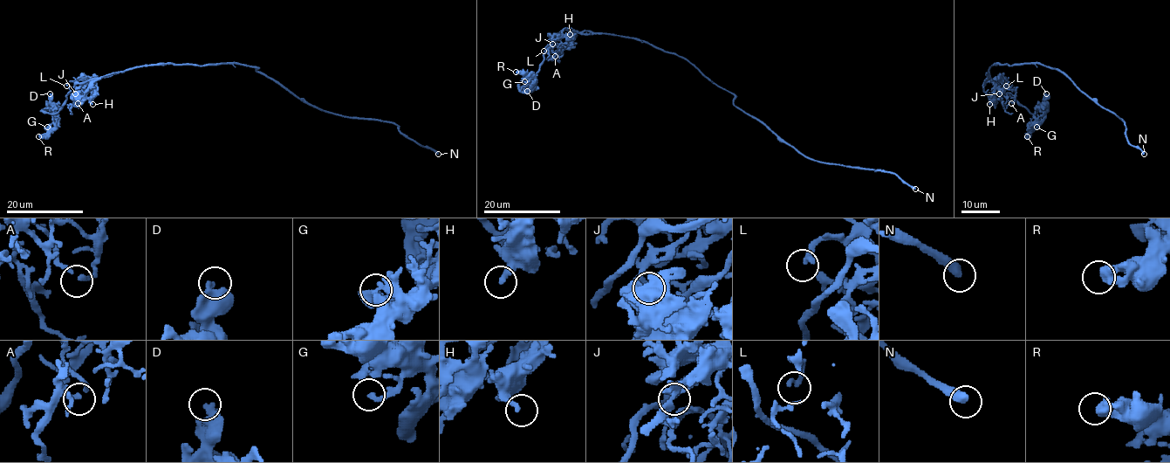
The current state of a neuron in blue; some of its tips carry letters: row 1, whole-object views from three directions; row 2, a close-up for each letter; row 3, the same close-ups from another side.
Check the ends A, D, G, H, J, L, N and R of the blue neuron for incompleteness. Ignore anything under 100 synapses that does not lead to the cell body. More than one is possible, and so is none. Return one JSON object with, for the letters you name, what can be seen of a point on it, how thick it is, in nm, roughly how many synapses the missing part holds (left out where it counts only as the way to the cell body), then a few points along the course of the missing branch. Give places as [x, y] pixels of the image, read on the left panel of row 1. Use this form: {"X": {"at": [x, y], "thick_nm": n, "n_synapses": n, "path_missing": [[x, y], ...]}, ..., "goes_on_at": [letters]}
{"N": {"at": [438, 154], "thick_nm": 440}, "goes_on_at": ["N"]}

